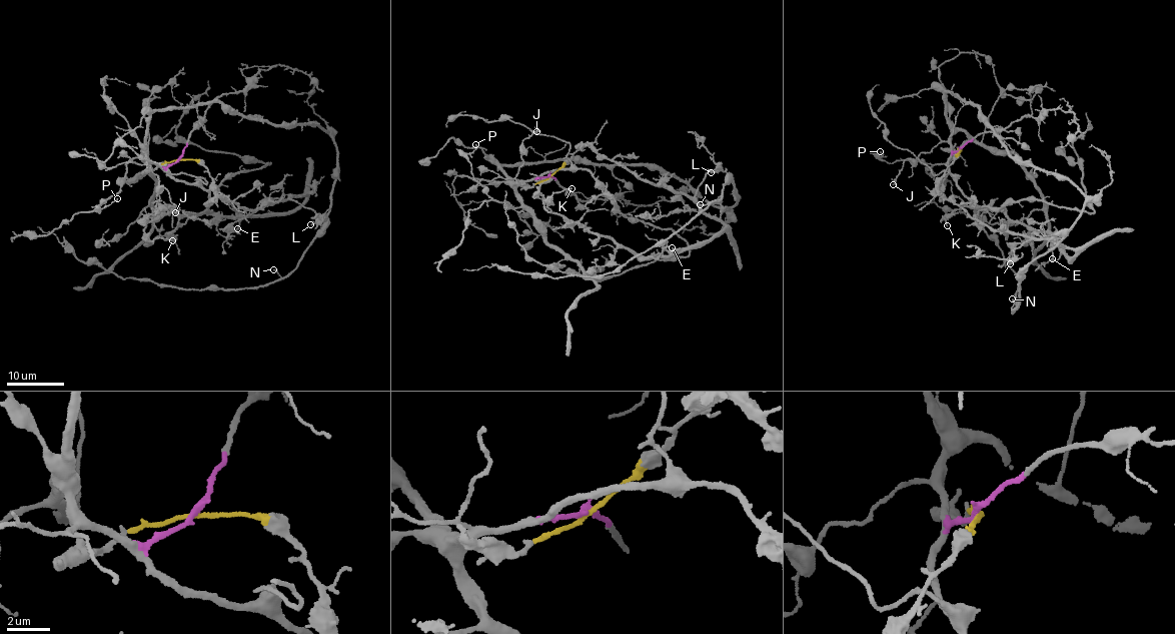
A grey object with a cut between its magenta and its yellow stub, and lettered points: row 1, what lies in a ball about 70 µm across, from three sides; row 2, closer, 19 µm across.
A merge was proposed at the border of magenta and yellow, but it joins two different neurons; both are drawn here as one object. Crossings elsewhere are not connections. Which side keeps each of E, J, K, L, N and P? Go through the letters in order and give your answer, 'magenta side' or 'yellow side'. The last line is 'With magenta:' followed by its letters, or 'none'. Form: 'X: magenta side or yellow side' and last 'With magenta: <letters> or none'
E: yellow side
J: magenta side
K: yellow side
L: yellow side
N: magenta side
P: magenta side
With magenta: J, N, P

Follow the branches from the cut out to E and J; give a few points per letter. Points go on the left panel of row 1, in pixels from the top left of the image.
E: (179, 158), (195, 160), (223, 200), (240, 207), (306, 196), (291, 210), (245, 217), (238, 227)
J: (179, 159), (158, 167), (146, 163), (178, 206), (175, 213)

